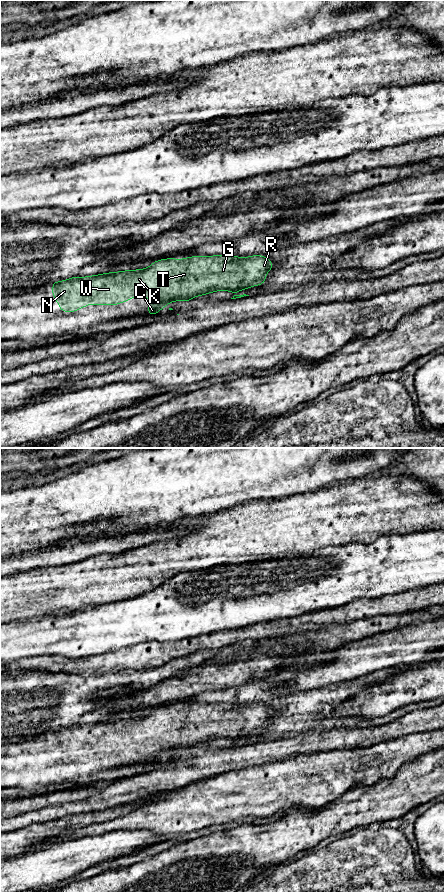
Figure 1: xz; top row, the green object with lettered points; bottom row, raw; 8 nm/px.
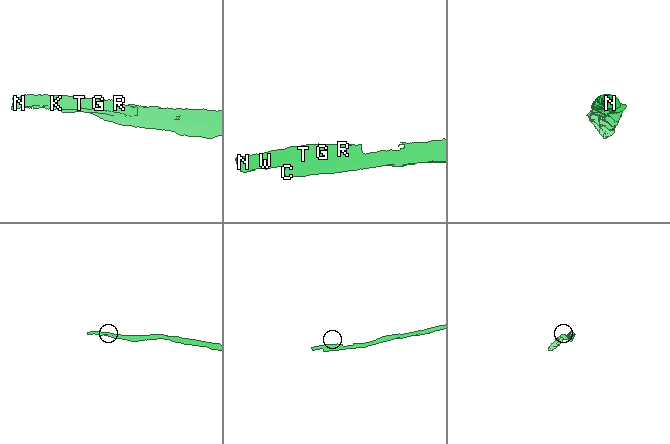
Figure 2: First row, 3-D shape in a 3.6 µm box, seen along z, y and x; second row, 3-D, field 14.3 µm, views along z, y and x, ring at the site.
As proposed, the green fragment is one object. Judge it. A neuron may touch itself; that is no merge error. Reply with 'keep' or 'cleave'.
keep

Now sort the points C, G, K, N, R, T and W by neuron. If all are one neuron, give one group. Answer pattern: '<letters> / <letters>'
C G K N R T W

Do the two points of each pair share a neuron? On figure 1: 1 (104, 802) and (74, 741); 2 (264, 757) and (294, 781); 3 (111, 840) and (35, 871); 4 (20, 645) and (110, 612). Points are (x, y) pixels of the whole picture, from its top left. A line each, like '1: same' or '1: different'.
1: different
2: different
3: same
4: same

